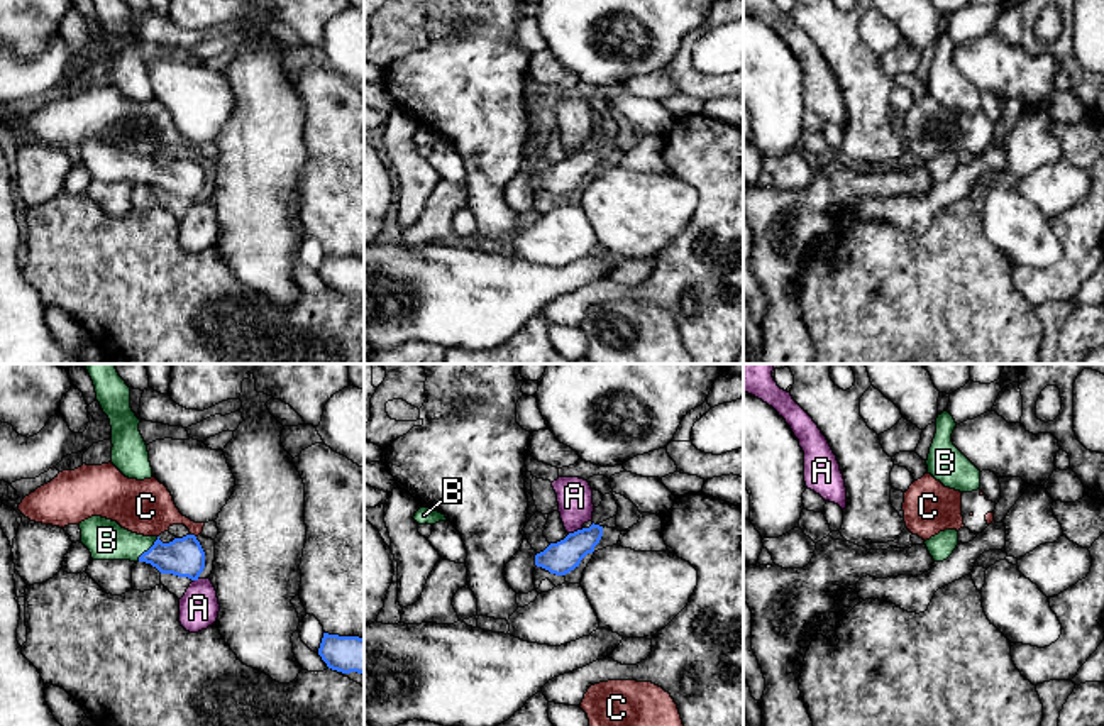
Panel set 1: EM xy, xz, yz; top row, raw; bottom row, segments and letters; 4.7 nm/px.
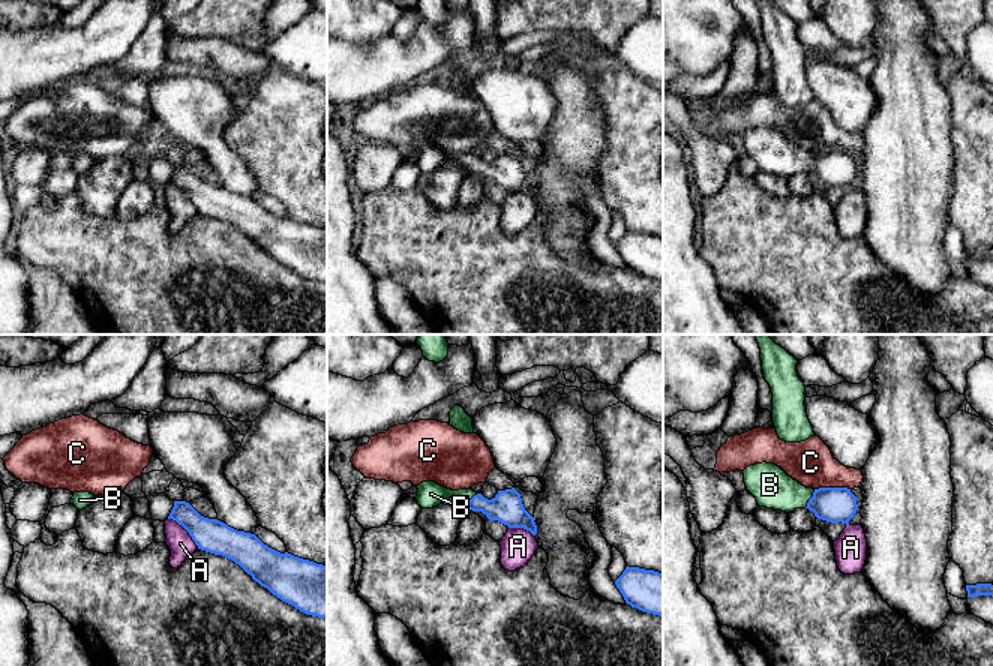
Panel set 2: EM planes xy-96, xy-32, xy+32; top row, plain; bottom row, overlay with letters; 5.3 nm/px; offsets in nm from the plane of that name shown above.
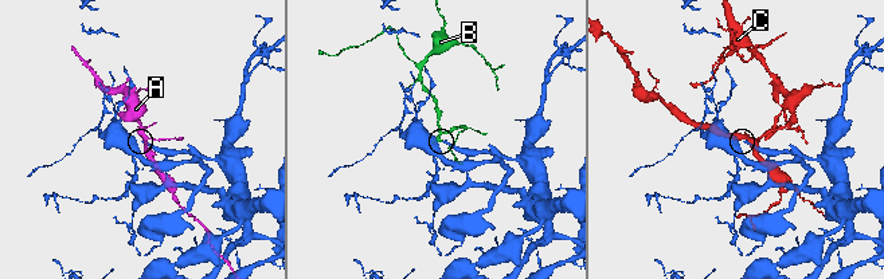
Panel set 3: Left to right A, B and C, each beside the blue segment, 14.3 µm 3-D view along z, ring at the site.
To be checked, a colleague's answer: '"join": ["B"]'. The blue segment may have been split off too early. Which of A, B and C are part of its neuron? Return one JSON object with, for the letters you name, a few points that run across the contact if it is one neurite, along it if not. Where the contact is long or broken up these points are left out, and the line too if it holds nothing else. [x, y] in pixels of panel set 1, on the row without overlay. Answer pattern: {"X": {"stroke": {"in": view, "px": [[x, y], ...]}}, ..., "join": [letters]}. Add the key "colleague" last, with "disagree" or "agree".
{"B": {"stroke": {"in": "xy", "px": [[183, 178], [165, 178], [149, 170], [136, 170], [107, 161]]}}, "join": ["B"], "colleague": "agree"}

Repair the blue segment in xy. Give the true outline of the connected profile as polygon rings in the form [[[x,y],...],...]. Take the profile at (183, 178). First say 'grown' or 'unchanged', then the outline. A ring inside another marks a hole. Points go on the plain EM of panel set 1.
grown; [[[91,137],[80,144],[81,164],[93,181],[146,183],[161,195],[198,201],[205,190],[205,173],[195,156],[163,164],[122,149],[117,142]]]

